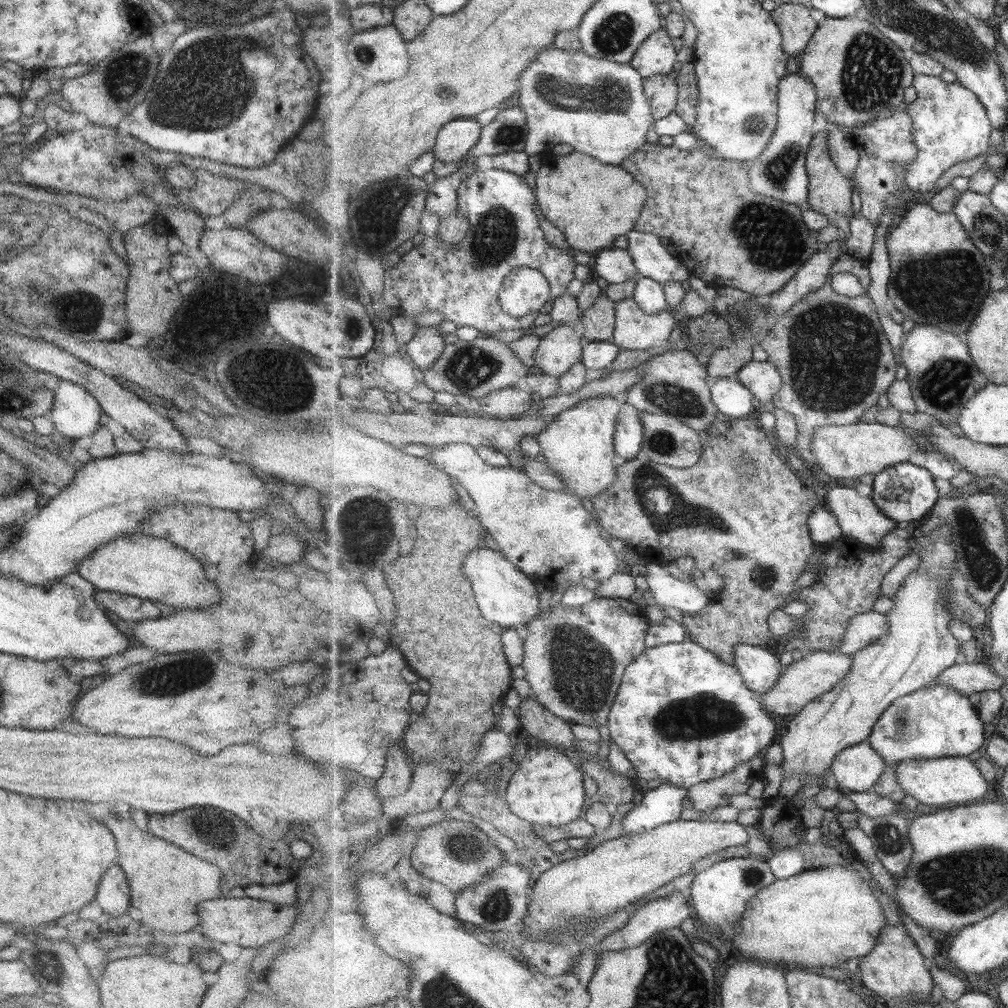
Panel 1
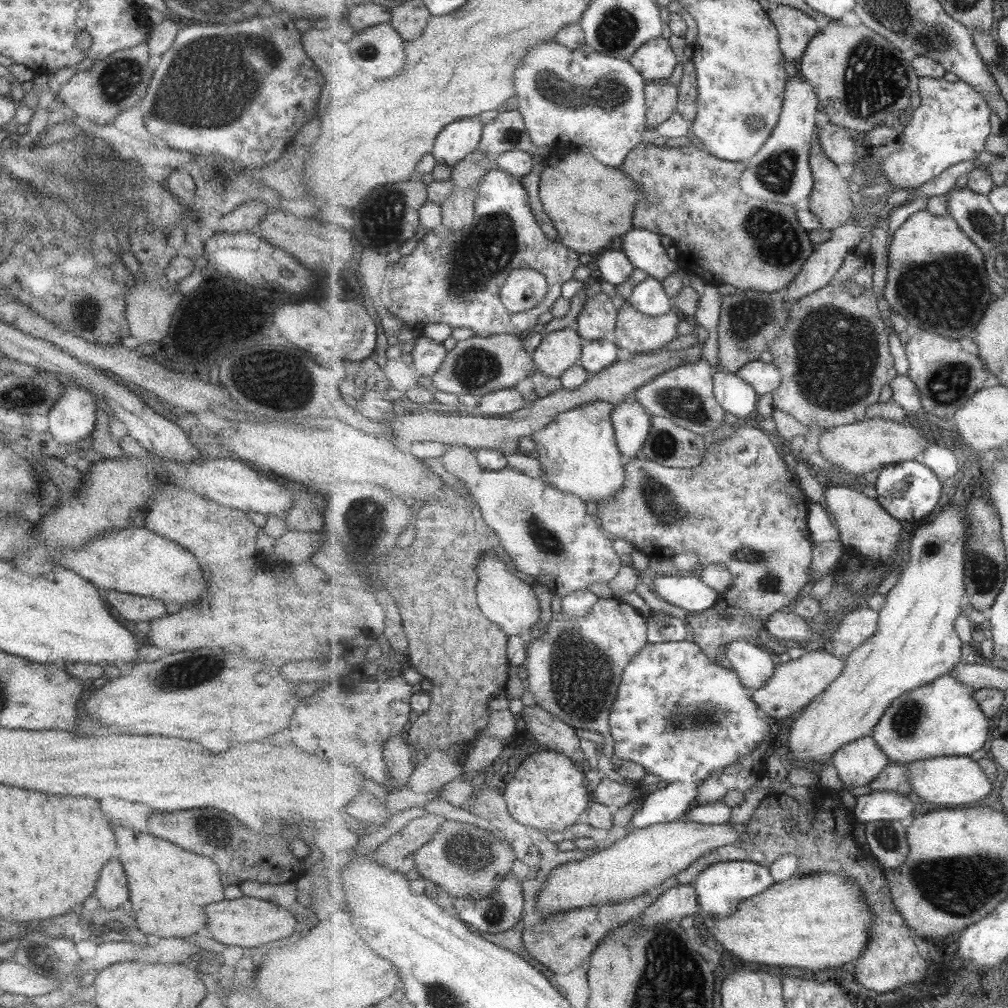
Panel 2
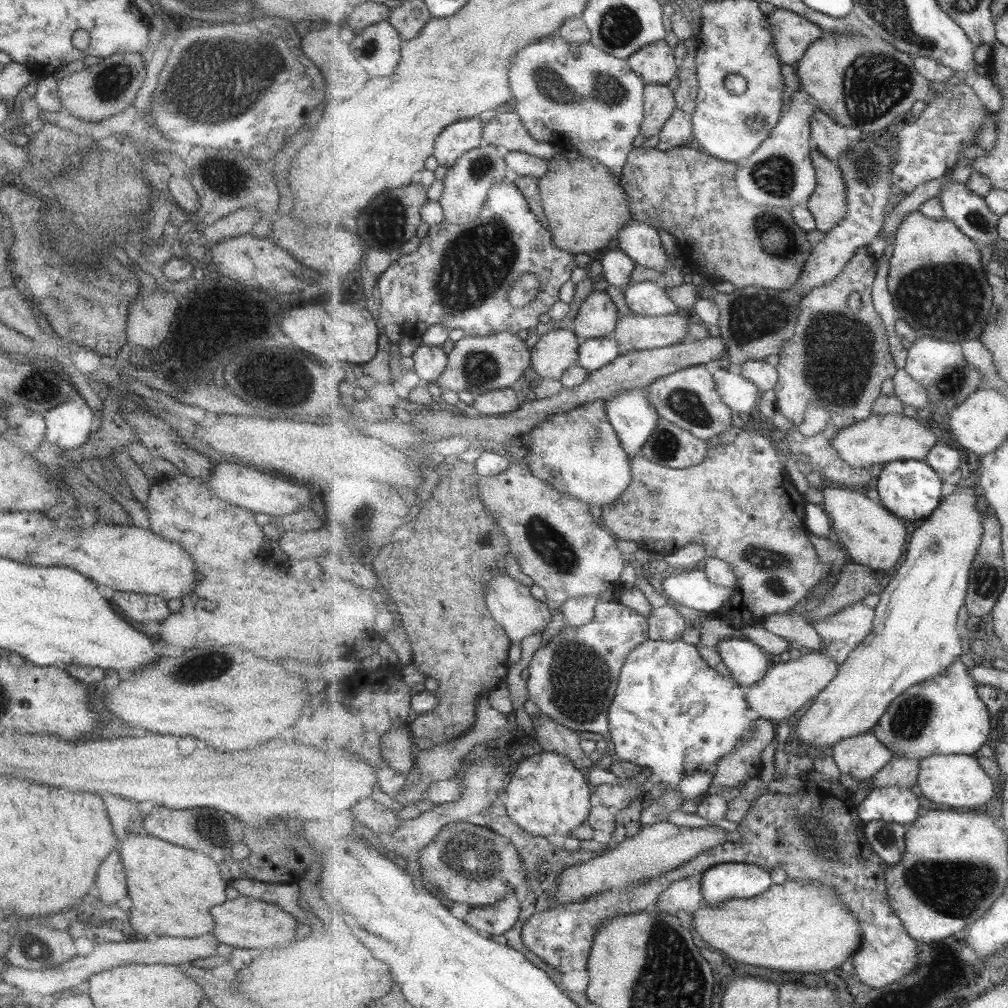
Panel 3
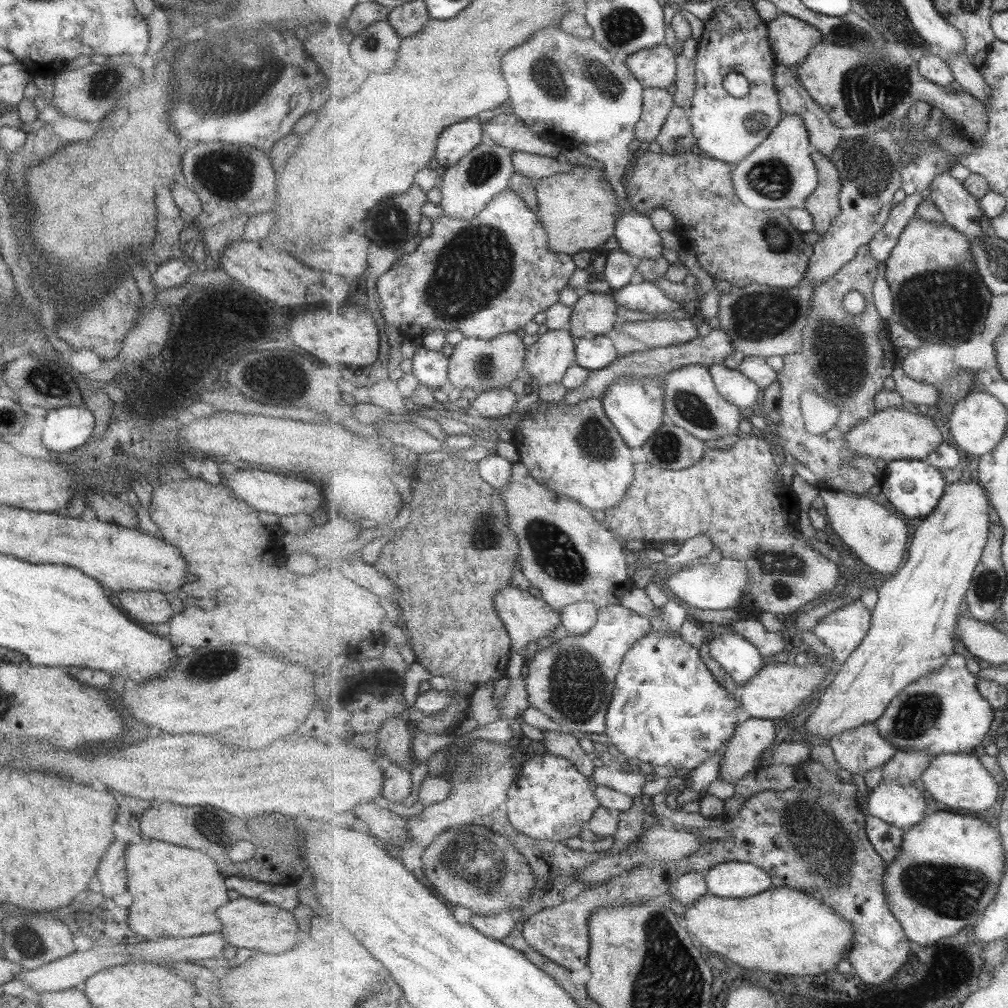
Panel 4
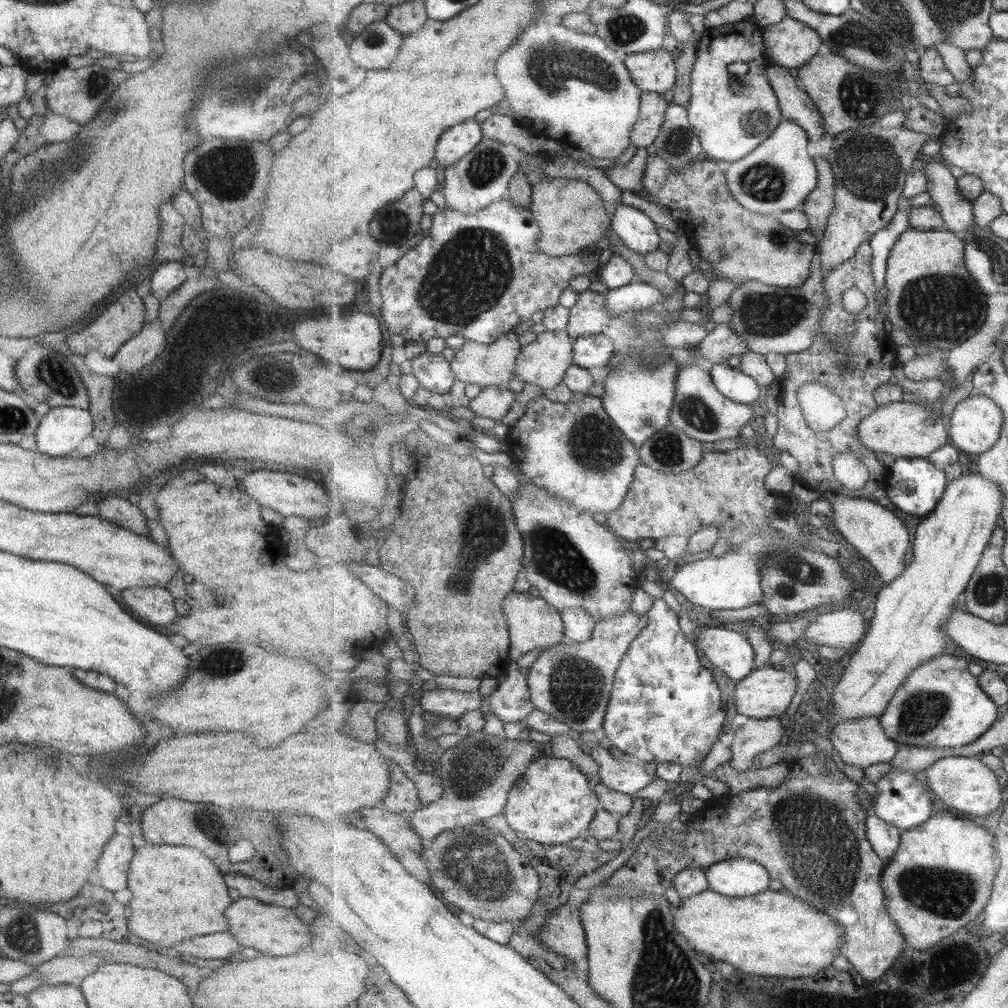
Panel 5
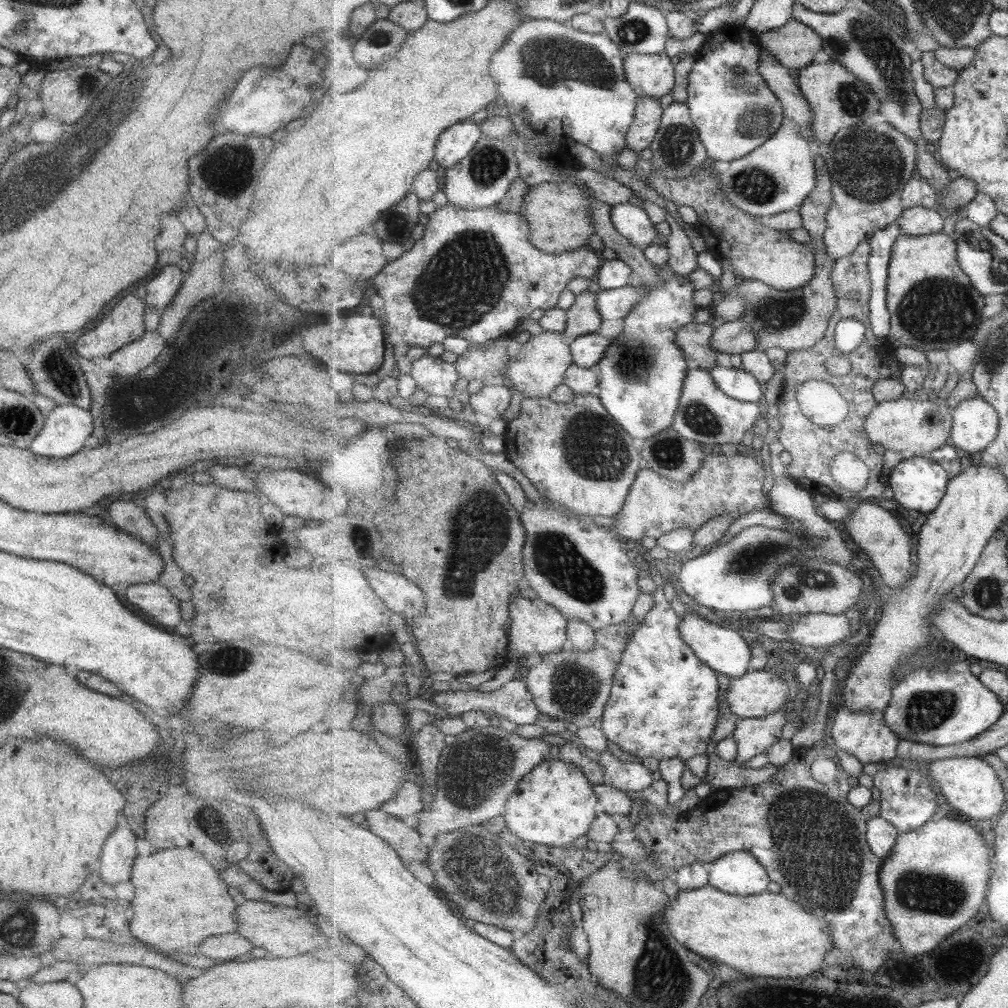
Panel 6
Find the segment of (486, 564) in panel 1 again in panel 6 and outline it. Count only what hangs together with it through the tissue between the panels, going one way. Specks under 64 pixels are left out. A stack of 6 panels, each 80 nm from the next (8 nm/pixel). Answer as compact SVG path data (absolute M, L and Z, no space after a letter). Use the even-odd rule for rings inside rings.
M517 596L511 601L509 609L511 621L508 627L510 637L508 657L511 661L517 662L517 658L524 658L528 654L533 654L533 652L537 652L541 656L553 654L569 646L569 622L561 614L561 611L557 610L557 607L551 606L539 596L536 599Z

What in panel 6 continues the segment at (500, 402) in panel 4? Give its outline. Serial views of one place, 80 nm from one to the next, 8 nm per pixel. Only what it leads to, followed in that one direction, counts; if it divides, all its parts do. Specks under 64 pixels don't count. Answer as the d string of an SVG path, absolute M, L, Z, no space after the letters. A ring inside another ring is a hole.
M485 384L476 394L469 398L471 407L493 418L502 417L511 404L513 390L503 384Z

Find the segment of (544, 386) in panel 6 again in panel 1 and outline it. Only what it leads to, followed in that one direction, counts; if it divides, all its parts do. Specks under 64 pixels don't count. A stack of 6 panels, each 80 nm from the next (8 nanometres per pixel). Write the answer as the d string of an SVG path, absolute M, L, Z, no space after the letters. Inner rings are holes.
M560 325L541 338L533 359L545 373L562 377L581 362L585 345L579 327Z

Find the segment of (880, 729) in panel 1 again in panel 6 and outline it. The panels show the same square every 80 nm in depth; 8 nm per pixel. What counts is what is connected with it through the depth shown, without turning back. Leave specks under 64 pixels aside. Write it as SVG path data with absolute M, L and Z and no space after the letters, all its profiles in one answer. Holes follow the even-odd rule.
M948 662L929 668L927 665L914 667L893 689L892 701L884 710L888 726L900 739L912 740L935 746L951 746L967 742L992 728L1004 716L1005 706L999 697L987 688L978 676L971 673L967 662Z

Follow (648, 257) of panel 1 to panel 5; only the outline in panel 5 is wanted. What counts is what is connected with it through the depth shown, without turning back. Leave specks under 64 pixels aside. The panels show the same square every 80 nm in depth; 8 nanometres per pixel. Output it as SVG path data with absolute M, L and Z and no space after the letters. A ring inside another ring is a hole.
M623 204L613 206L612 230L621 237L625 246L643 257L659 250L661 238L657 228L646 211Z

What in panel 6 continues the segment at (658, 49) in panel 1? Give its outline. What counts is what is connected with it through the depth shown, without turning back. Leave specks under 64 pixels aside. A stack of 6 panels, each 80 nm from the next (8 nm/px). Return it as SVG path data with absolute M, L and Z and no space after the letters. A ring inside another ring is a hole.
M665 53L627 55L625 60L625 74L629 84L642 96L661 98L671 94L677 84L676 64Z

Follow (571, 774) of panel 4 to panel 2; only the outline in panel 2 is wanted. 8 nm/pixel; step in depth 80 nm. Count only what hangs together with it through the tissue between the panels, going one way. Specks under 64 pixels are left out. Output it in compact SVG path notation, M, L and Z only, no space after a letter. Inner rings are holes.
M540 748L531 753L505 788L504 797L510 816L515 821L540 831L555 832L566 830L575 822L585 820L593 801L585 773L584 767L562 752Z

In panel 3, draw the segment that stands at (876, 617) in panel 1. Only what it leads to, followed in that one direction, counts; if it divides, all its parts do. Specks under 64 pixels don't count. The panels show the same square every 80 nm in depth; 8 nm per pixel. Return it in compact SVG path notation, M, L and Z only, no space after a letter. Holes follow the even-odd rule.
M857 602L834 616L816 621L814 628L824 640L827 651L831 651L842 665L852 650L861 646L871 634L875 614L875 608Z

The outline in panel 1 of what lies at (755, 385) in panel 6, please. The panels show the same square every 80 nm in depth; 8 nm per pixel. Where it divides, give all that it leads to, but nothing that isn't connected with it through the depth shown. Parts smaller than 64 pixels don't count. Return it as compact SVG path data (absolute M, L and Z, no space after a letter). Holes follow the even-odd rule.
M723 377L712 379L709 385L718 410L731 421L735 418L745 418L752 413L756 400L740 380Z

